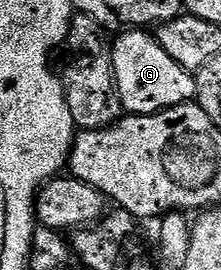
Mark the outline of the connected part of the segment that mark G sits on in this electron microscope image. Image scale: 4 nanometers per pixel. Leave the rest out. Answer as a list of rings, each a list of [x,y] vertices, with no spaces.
[[[125,30],[121,36],[112,41],[113,46],[113,69],[115,70],[115,82],[117,91],[115,95],[121,100],[121,107],[126,113],[134,116],[150,116],[156,112],[167,110],[171,106],[188,104],[197,95],[197,78],[194,73],[187,71],[159,46],[156,35],[149,30]]]

